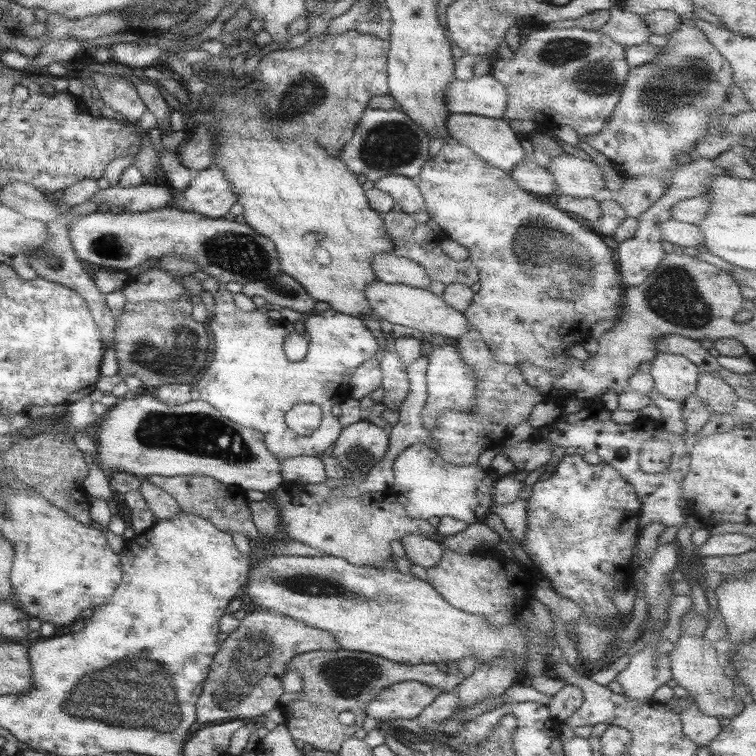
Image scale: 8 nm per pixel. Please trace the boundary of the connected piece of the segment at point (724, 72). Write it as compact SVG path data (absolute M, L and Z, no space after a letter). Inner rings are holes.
M684 21L672 33L668 34L668 43L666 46L661 47L661 54L659 54L652 62L647 62L642 66L630 69L626 83L622 88L622 94L612 116L608 123L604 124L604 128L598 134L591 137L585 137L582 140L602 152L607 156L608 160L624 174L625 178L632 178L644 175L654 175L668 181L670 184L670 176L672 176L673 162L678 155L694 155L692 152L695 142L703 137L703 134L708 133L707 128L713 116L727 103L727 96L730 88L734 86L733 74L730 63L718 52L718 49L703 35L703 32L698 28L694 21Z

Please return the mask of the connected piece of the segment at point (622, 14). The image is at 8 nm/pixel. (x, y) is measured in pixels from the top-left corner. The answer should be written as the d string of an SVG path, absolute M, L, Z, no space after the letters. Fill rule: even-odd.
M616 6L609 9L608 22L600 28L600 32L623 47L648 43L648 37L653 34L642 17Z

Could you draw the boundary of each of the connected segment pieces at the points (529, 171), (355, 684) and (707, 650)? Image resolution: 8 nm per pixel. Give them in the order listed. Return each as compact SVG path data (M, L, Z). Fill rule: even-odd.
M527 158L515 166L510 174L518 186L530 194L550 196L558 192L555 178L550 171Z
M318 650L295 656L289 664L289 670L299 672L303 678L303 687L299 698L283 706L285 725L294 740L302 740L314 749L323 752L338 753L342 743L352 736L362 733L362 722L366 717L364 707L379 690L386 685L400 681L418 681L443 691L454 690L464 678L460 670L454 674L445 665L415 664L407 665L371 655L369 652L349 650ZM340 712L352 712L355 716L351 726L338 721Z
M682 630L674 650L668 655L671 662L671 678L676 679L676 684L687 690L688 695L694 698L695 706L706 716L731 719L742 712L745 704L735 693L733 680L725 673L725 668L717 656L716 645L706 642L702 636L692 636Z

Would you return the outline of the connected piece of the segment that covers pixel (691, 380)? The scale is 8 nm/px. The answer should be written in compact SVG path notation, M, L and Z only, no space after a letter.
M655 352L649 373L653 376L653 389L658 394L683 402L697 389L701 372L684 356Z

